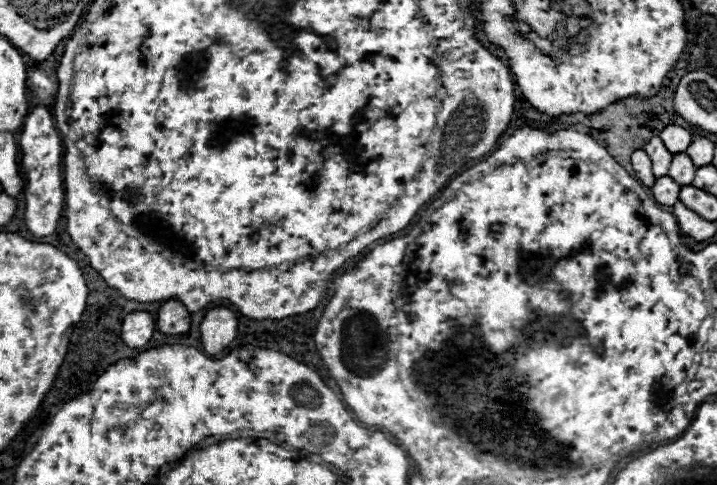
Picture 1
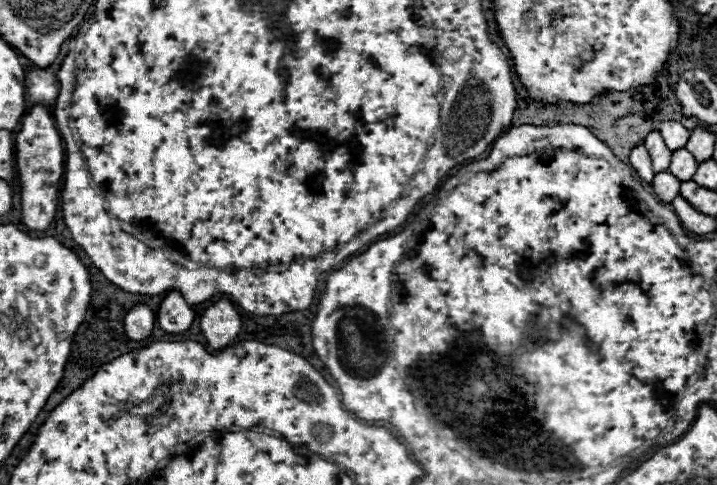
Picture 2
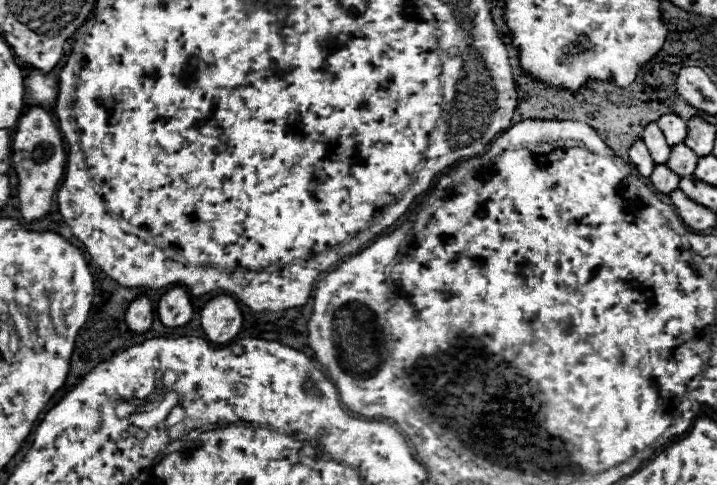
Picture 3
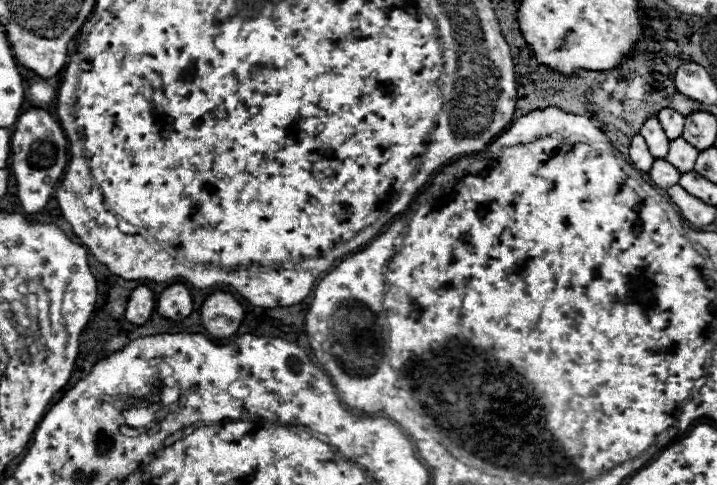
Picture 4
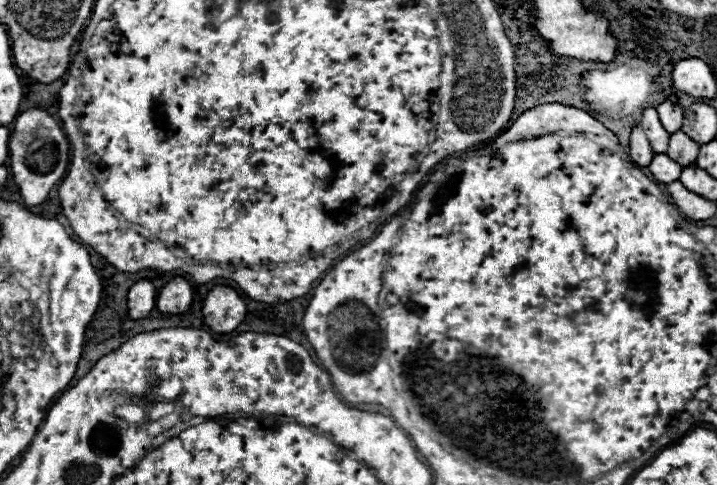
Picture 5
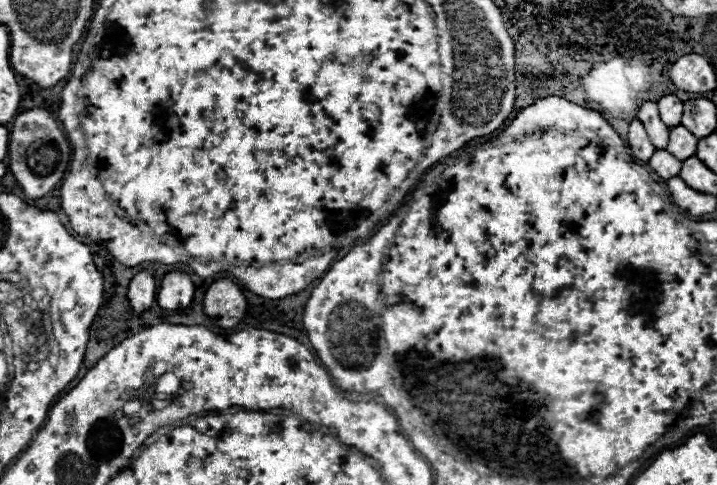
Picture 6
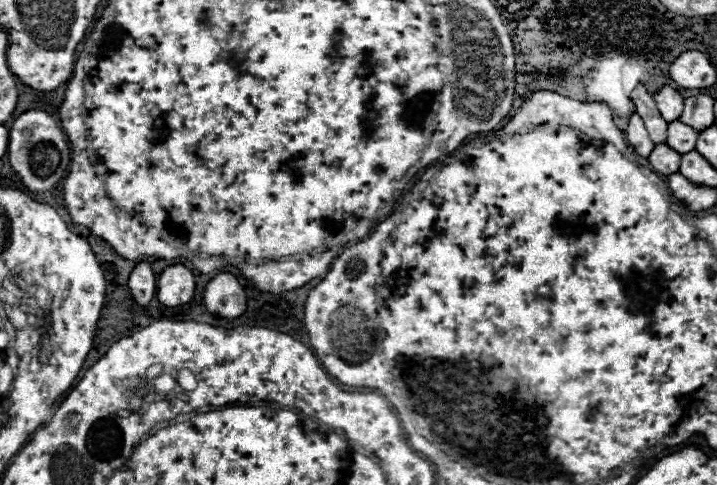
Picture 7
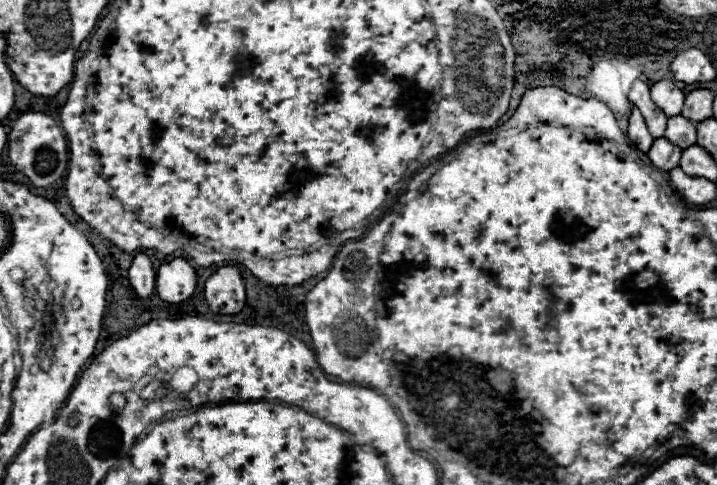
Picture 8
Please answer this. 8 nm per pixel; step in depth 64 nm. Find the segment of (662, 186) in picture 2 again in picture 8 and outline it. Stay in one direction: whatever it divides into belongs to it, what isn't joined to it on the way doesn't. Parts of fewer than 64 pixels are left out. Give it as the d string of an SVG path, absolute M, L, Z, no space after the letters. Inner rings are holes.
M664 136L656 138L648 150L648 158L652 160L652 164L660 170L666 170L666 172L672 170L674 166L678 166L680 156L682 156L682 150Z

